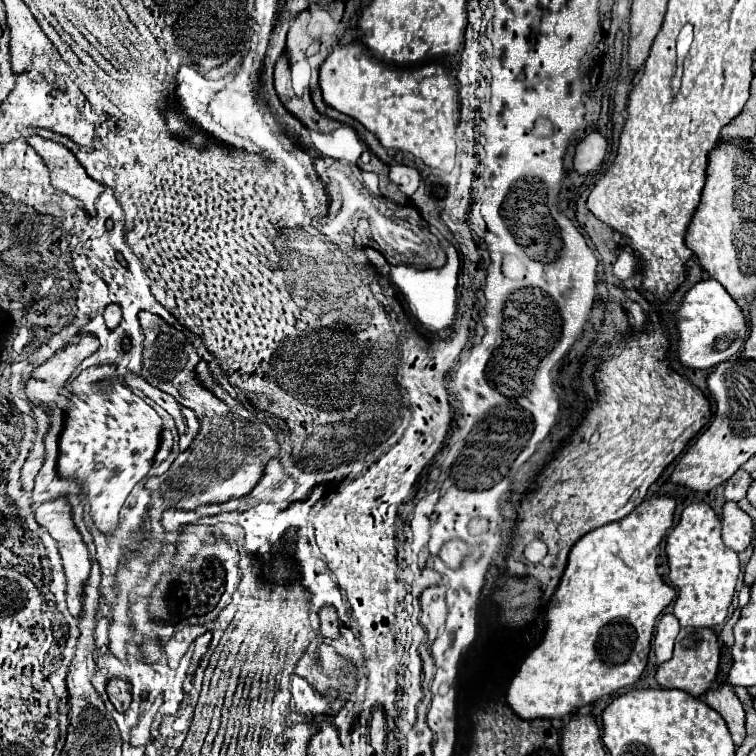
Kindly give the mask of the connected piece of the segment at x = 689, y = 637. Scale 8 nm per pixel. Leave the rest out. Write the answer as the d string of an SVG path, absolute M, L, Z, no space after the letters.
M682 628L676 638L674 656L658 666L656 680L662 688L678 688L692 696L700 696L710 688L712 680L716 678L718 662L720 662L720 644L712 628Z

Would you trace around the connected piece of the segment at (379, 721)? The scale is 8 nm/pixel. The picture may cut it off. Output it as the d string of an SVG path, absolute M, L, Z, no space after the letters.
M374 710L372 722L370 722L370 744L376 752L382 752L384 740L386 740L386 718L382 710Z

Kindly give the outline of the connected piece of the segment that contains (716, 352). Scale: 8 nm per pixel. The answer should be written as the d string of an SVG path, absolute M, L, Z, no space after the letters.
M700 280L682 296L674 326L678 332L674 354L684 368L712 368L732 358L748 336L748 326L742 310L736 306L726 288L716 280Z

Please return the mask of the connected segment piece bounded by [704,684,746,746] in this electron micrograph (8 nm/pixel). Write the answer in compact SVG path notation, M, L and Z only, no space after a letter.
M720 684L716 688L710 688L704 698L706 698L706 704L710 708L714 708L726 720L734 744L740 746L746 736L744 710L742 710L742 704L740 704L732 684Z

